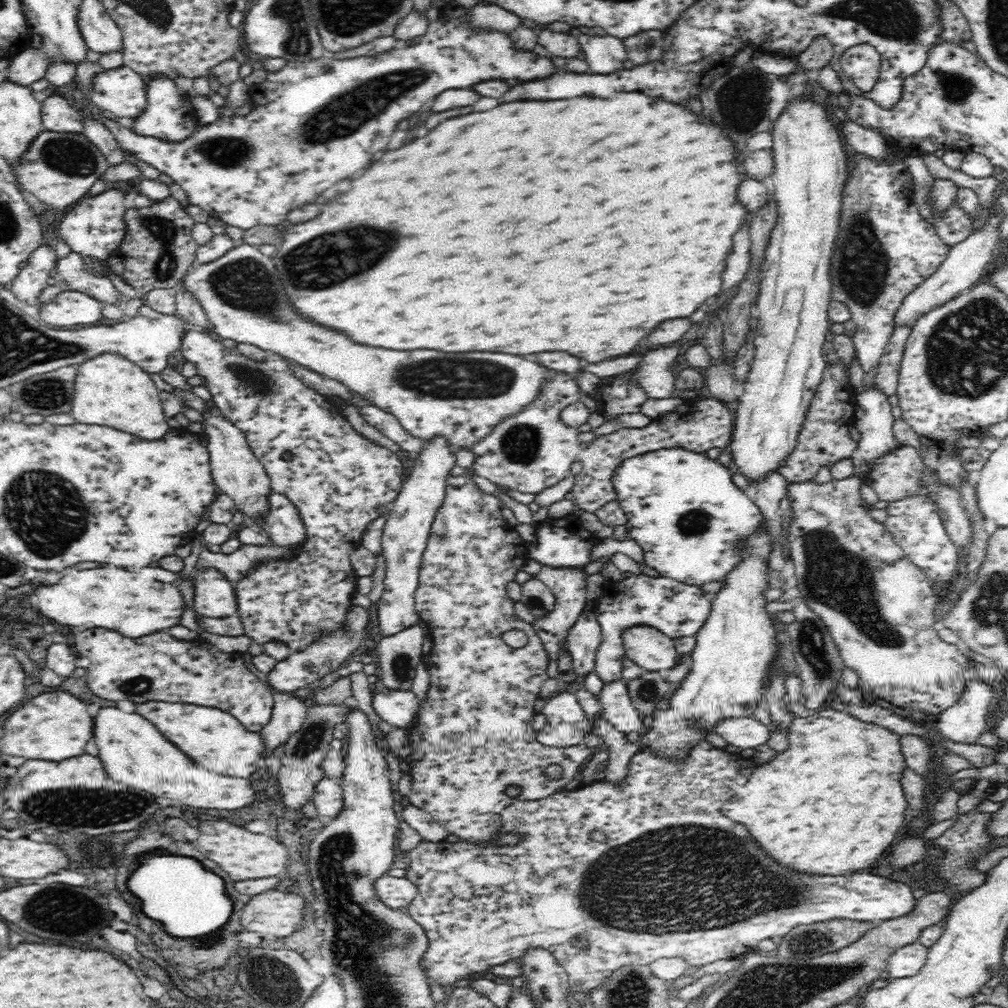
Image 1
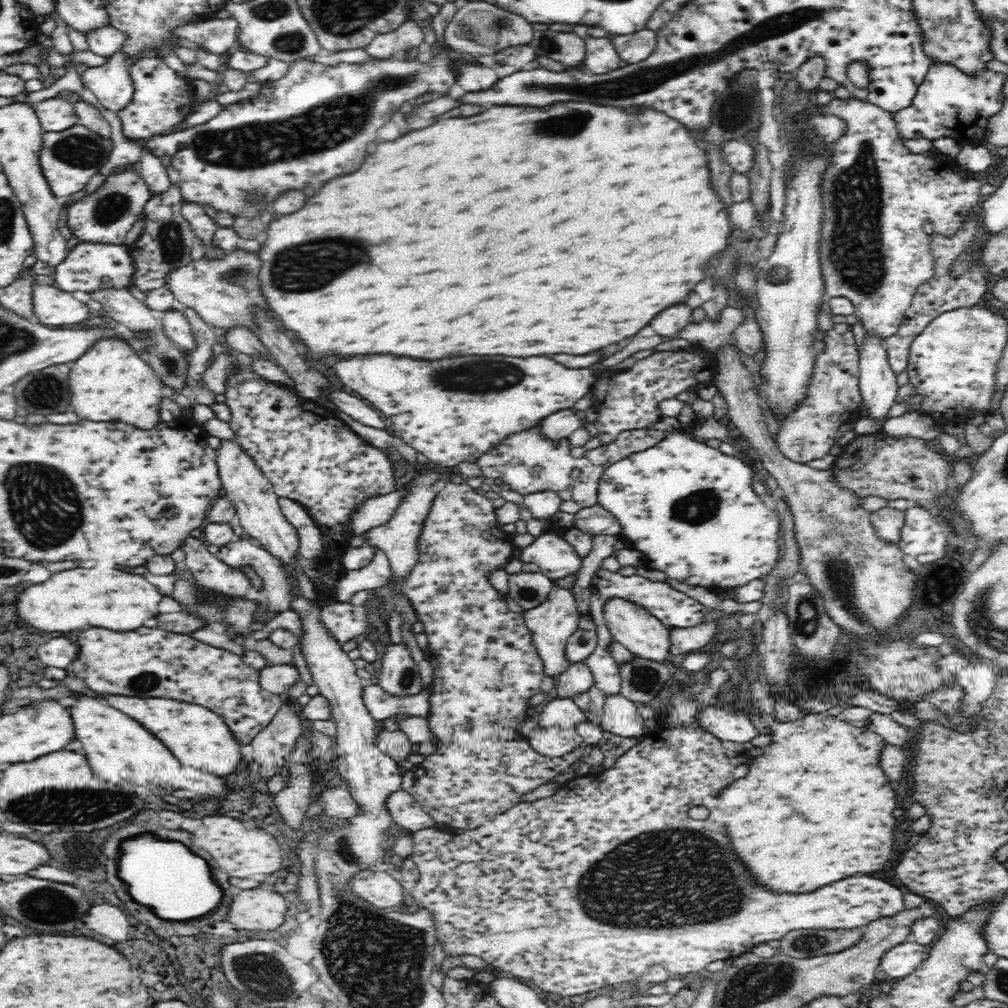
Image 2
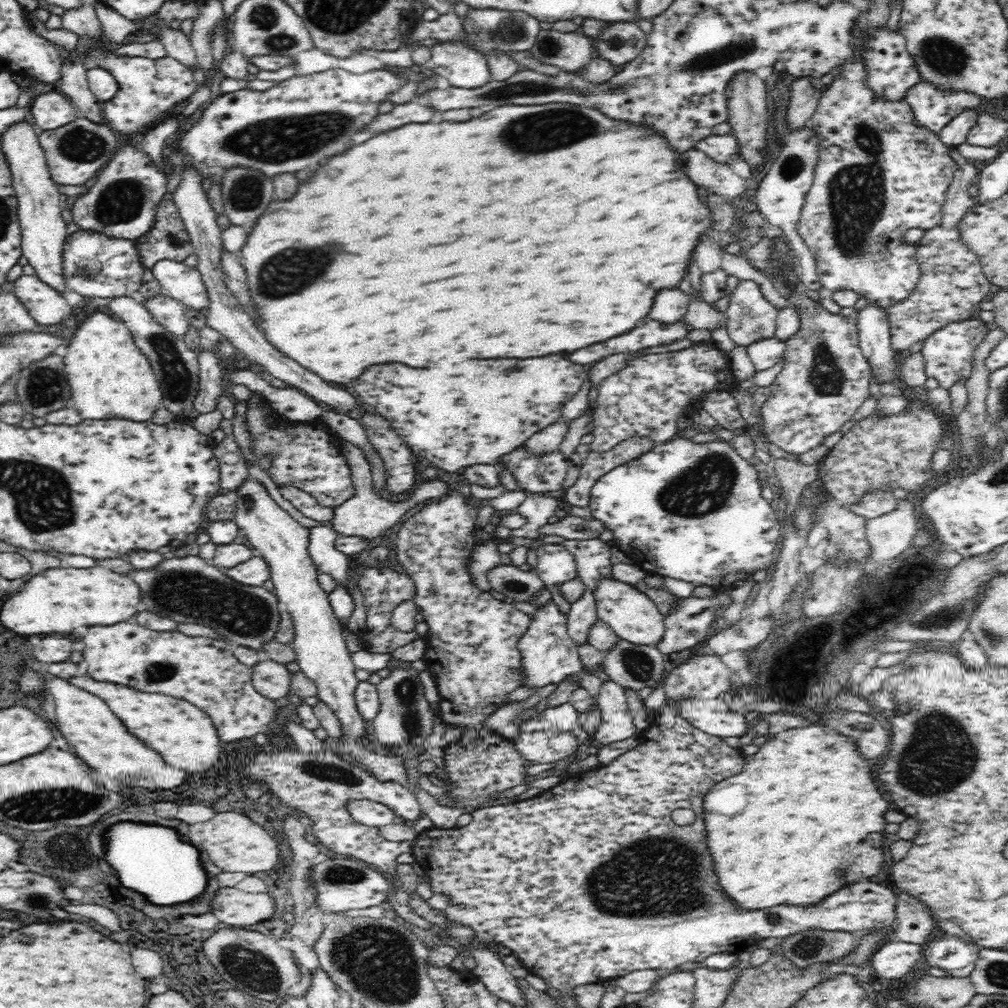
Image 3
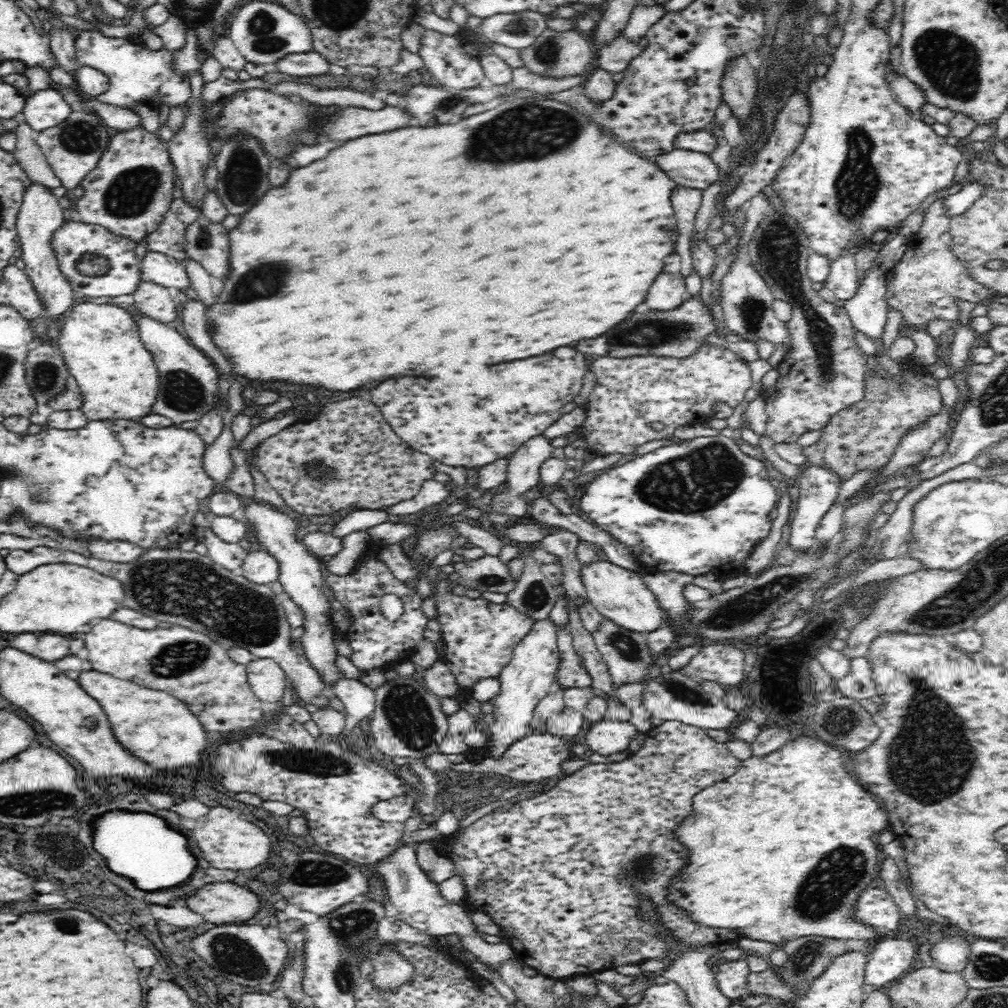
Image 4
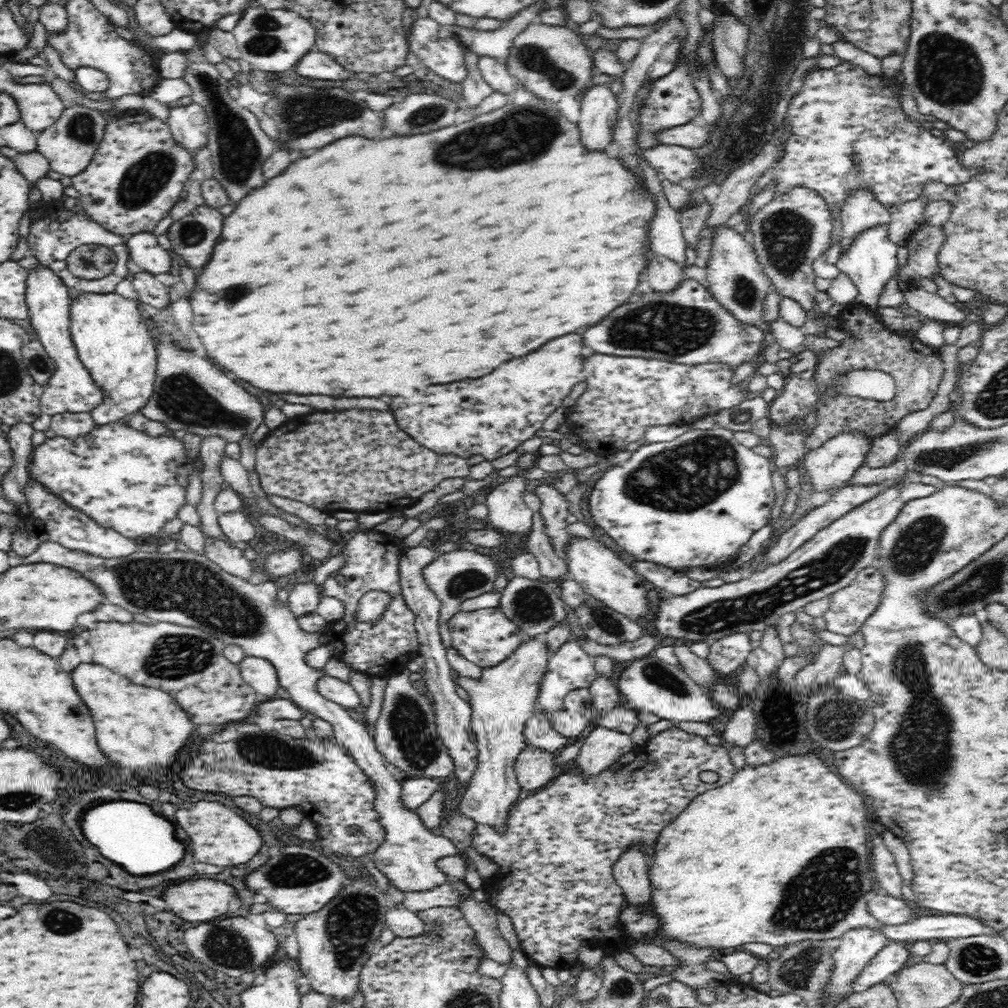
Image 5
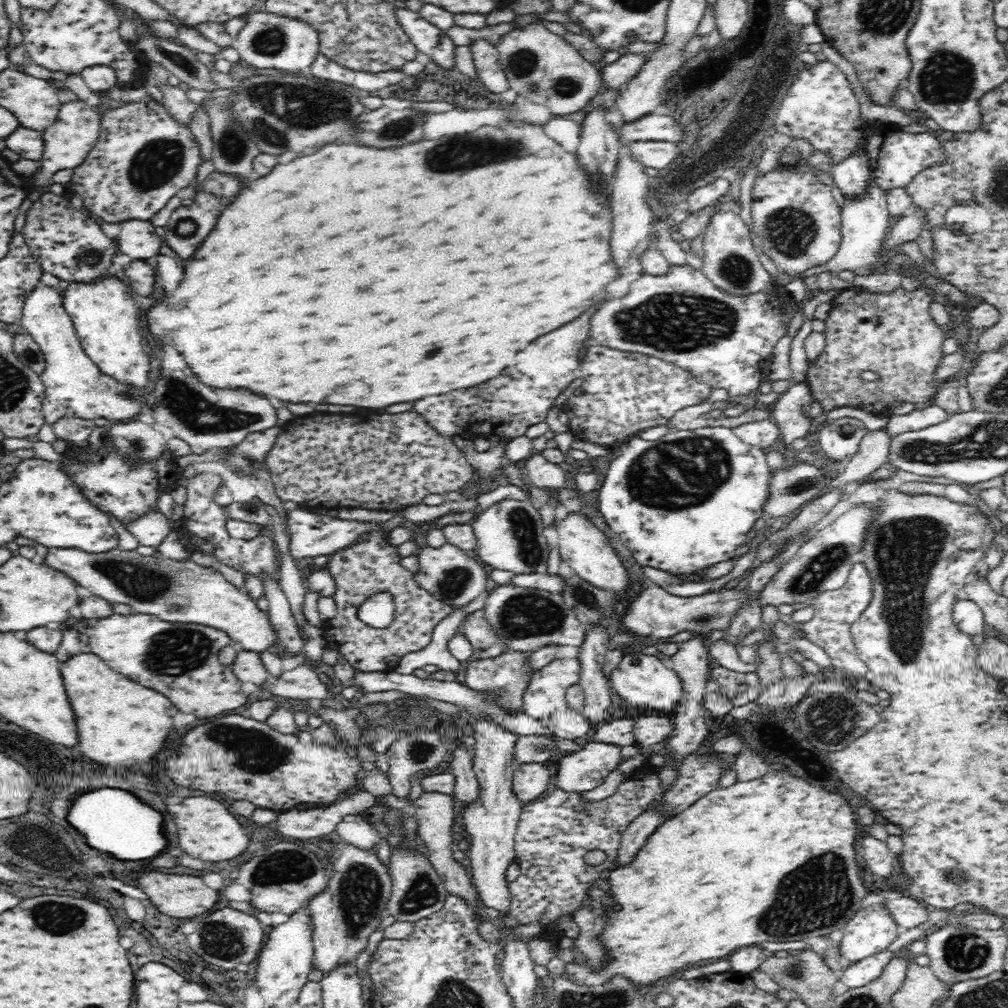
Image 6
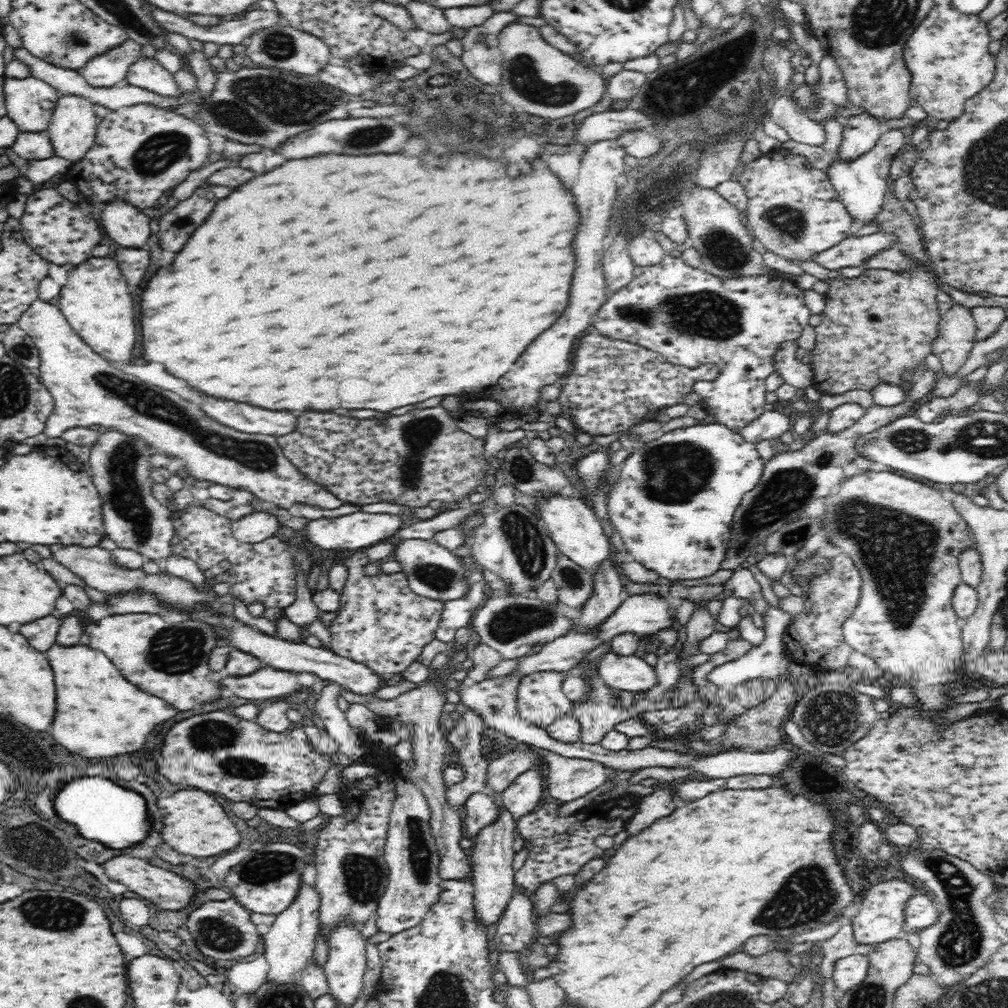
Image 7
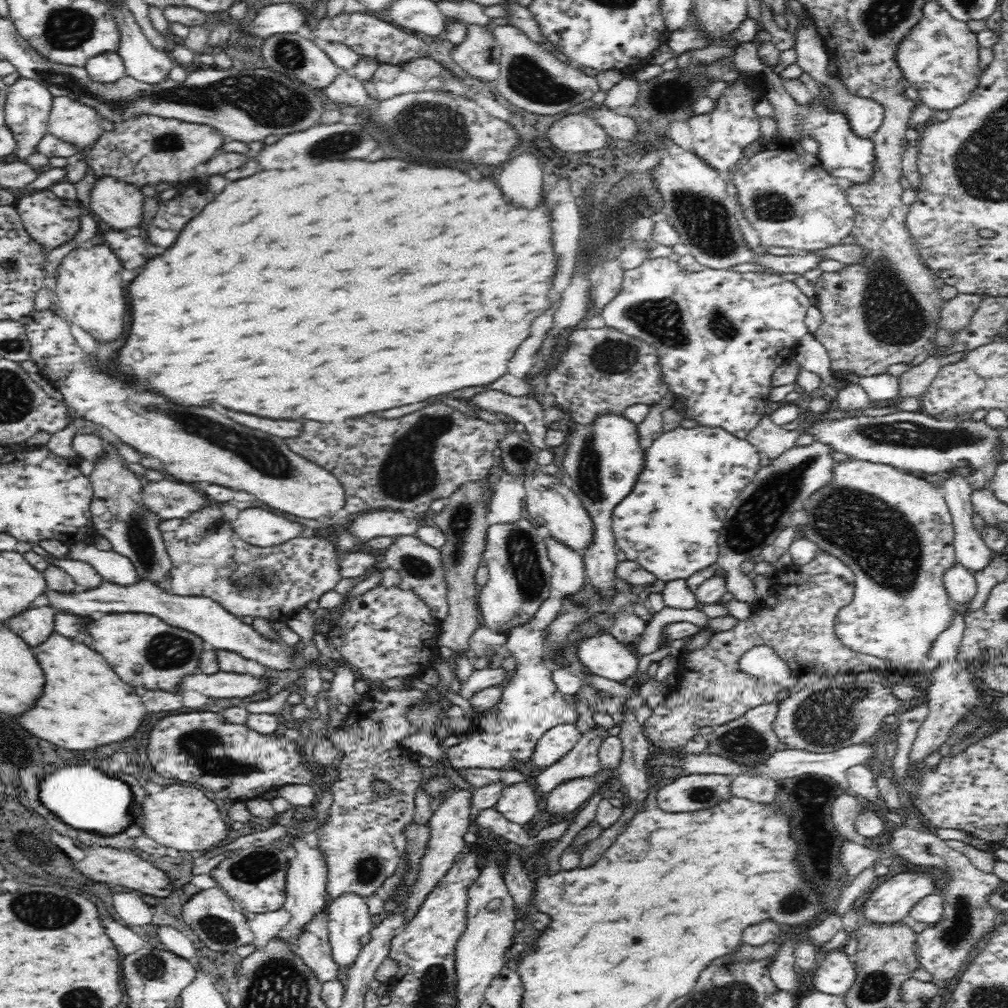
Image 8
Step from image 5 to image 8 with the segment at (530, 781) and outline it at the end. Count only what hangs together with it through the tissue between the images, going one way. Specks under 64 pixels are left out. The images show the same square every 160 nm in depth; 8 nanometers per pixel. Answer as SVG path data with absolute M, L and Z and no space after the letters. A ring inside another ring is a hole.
M520 782L503 787L494 809L507 821L527 826L541 815L541 802L535 786Z

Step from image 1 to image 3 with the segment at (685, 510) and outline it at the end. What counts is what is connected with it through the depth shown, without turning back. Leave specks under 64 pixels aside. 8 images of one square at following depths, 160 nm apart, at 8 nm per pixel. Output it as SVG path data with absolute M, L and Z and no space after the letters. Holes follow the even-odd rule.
M676 435L670 441L659 442L654 448L646 451L646 454L641 454L626 464L614 467L614 470L610 470L602 478L599 478L590 490L588 508L590 508L594 519L602 521L604 526L612 531L613 546L628 555L630 562L638 568L646 572L660 574L663 577L686 580L694 585L713 586L722 591L738 580L750 578L756 570L769 567L772 558L774 558L774 548L780 540L780 530L784 528L784 525L775 516L775 504L768 503L761 495L762 475L761 466L756 461L747 461L740 457L730 441L705 439L702 443L694 443L690 439Z

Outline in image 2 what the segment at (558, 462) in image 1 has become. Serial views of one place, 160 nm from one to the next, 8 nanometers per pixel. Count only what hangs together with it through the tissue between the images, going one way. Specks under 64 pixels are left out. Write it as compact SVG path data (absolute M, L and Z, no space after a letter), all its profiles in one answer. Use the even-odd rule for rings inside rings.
M534 427L505 438L501 445L485 452L477 463L484 477L494 478L518 494L526 496L544 491L557 493L571 486L575 459L570 455L570 449L567 439L548 441L538 433L538 427Z

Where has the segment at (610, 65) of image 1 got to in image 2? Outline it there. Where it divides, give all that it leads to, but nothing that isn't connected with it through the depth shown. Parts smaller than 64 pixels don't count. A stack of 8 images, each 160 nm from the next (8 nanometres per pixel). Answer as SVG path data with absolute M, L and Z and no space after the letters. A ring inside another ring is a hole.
M586 38L586 60L584 66L592 74L606 74L622 66L614 46L606 38Z

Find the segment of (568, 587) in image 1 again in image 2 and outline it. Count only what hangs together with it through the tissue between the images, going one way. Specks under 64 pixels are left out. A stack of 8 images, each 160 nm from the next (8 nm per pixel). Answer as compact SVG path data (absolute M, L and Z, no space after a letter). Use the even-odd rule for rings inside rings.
M553 585L544 602L535 606L532 611L523 613L526 626L530 629L530 641L542 661L544 676L553 678L576 664L573 660L569 660L565 654L569 636L574 634L574 630L578 626L579 614L578 605L574 601L574 593L570 589L559 588L556 585Z

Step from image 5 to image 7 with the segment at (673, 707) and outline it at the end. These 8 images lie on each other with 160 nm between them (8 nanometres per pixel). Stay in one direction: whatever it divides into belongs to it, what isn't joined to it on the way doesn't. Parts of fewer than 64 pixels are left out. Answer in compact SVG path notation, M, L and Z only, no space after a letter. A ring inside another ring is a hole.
M608 645L596 672L615 693L620 690L644 692L656 684L656 671L640 657L620 656Z

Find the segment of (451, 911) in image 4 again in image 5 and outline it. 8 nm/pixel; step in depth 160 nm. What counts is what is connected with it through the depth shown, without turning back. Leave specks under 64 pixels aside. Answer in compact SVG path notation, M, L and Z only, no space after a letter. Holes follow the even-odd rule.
M41 542L38 550L34 551L34 554L30 554L30 558L23 557L19 561L24 564L52 562L52 564L58 564L58 566L74 568L78 572L86 572L82 575L88 576L94 584L100 584L100 590L104 592L106 600L129 610L132 614L144 614L146 618L150 618L153 622L164 622L205 630L216 638L222 639L222 642L226 645L242 647L247 655L270 661L276 669L278 684L290 692L291 700L303 711L311 712L314 716L332 725L334 741L340 744L349 756L354 758L356 765L371 781L370 783L374 787L374 811L379 815L378 821L384 829L384 839L372 856L377 870L386 874L390 883L396 885L404 893L428 891L435 887L449 885L450 877L436 866L436 862L445 856L458 854L456 845L444 835L432 832L428 827L424 827L420 818L412 810L404 807L401 799L401 782L396 781L394 775L386 770L385 760L377 750L370 728L360 722L358 717L353 717L343 706L330 701L316 691L316 680L325 674L306 665L304 654L308 650L314 650L314 648L320 646L318 643L320 633L304 632L299 627L297 616L289 609L289 605L285 605L278 599L279 588L273 579L264 583L244 580L242 577L228 574L228 571L222 570L208 557L194 551L174 550L170 553L160 553L158 551L146 552L139 549L120 558L102 558L80 550L67 549L57 542Z

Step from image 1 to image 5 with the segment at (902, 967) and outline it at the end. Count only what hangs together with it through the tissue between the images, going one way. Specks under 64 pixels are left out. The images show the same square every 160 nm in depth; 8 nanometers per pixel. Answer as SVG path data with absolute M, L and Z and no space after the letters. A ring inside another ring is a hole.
M890 942L860 970L854 982L870 988L884 980L891 980L902 967L911 963L907 945L905 942Z

